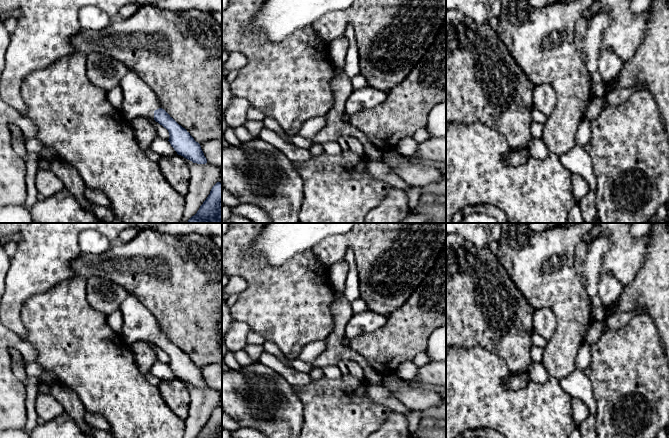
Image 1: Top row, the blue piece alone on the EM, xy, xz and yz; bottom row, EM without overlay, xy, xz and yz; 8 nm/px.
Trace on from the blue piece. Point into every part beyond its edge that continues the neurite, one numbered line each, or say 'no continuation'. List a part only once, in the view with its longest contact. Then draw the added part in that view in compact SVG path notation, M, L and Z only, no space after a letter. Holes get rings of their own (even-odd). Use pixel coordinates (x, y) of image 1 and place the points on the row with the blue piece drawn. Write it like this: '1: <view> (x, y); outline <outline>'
1: xy (139, 100); outline M129 70L119 86L123 92L121 112L127 120L142 116L154 119L154 111L161 105L152 89L137 74Z

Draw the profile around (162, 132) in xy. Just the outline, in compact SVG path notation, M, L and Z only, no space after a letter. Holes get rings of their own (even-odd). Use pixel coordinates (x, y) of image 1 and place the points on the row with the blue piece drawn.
M153 121L153 125L156 129L157 132L157 136L165 139L165 140L169 140L169 132L166 128L164 128L162 125L160 125L158 122Z

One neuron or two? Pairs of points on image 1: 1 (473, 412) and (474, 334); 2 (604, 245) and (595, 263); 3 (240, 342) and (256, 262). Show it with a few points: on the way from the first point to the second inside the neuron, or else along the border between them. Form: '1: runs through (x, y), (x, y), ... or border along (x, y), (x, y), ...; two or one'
1: border along (456, 346), (482, 347), (496, 354); two
2: runs through (600, 249), (595, 254), (595, 259); one
3: border along (233, 319), (244, 322), (252, 330); two

